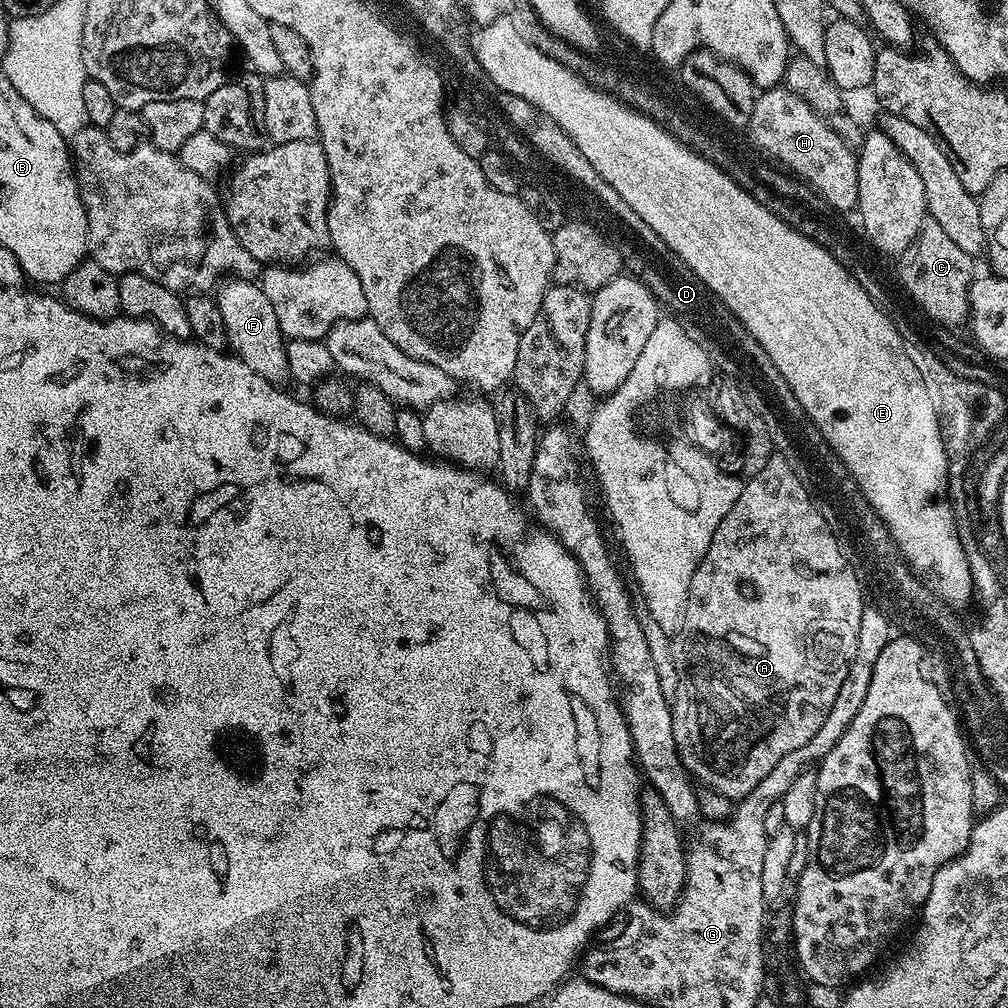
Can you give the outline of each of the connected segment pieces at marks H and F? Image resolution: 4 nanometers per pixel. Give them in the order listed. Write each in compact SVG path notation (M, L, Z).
M783 86L770 88L769 91L772 93L772 104L764 104L764 108L760 108L760 116L756 116L756 133L760 140L764 140L768 148L780 148L780 156L784 156L780 164L805 184L811 185L833 209L855 209L858 198L858 170L857 153L853 145L847 144L833 128L829 128L828 121L818 115L796 92Z
M229 277L217 287L214 299L226 325L228 348L260 377L275 384L281 383L282 379L286 380L289 375L286 340L278 326L274 306L266 298L259 283L245 277Z

